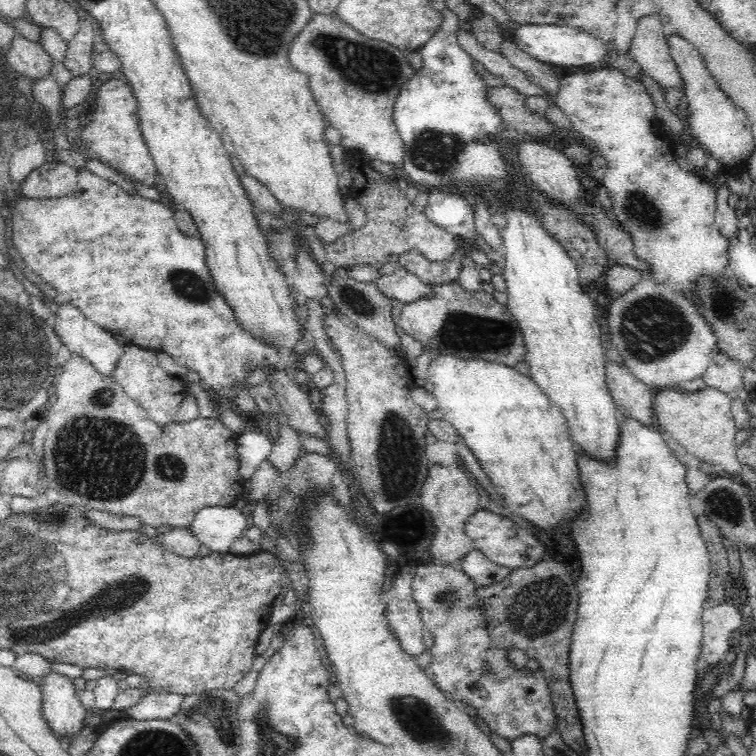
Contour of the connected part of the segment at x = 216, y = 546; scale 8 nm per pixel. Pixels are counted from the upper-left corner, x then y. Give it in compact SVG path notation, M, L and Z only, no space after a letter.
M226 505L198 510L189 528L212 553L228 553L230 544L243 536L250 524L240 510Z

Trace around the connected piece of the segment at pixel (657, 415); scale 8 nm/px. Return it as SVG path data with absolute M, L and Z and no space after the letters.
M706 387L695 393L666 388L655 392L653 414L656 426L662 426L678 444L708 464L720 464L728 474L740 475L742 463L737 459L734 436L739 430L734 423L730 403L733 401L725 392Z

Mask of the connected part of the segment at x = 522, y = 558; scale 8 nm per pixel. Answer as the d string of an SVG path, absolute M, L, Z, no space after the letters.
M479 508L472 516L468 517L464 527L465 533L475 542L476 548L482 551L490 562L513 568L528 568L542 561L544 546L528 532L520 527L511 518Z

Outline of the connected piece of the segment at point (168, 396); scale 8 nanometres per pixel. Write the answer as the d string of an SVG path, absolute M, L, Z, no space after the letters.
M138 345L124 346L122 356L117 360L111 376L115 383L124 389L126 395L138 403L150 419L159 425L174 422L180 404L187 394L185 383L162 368L156 359L156 352Z

